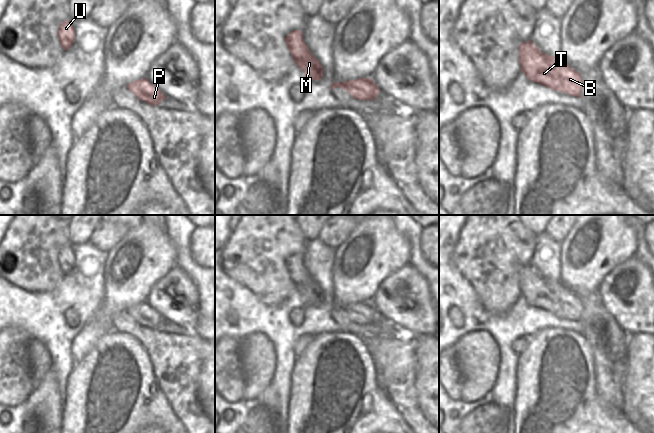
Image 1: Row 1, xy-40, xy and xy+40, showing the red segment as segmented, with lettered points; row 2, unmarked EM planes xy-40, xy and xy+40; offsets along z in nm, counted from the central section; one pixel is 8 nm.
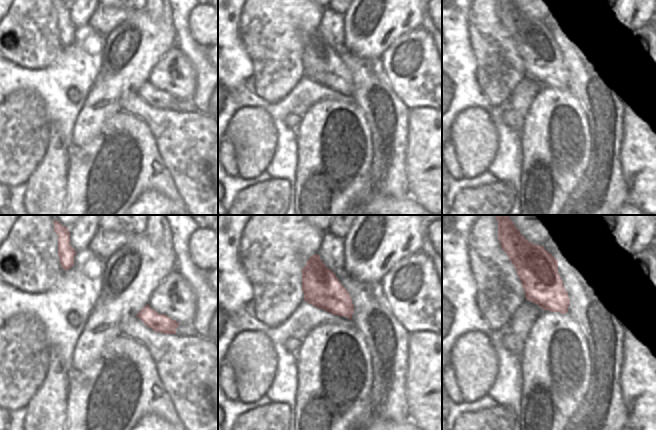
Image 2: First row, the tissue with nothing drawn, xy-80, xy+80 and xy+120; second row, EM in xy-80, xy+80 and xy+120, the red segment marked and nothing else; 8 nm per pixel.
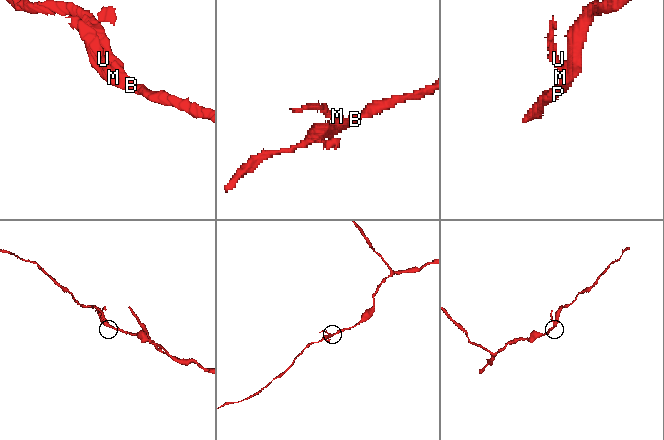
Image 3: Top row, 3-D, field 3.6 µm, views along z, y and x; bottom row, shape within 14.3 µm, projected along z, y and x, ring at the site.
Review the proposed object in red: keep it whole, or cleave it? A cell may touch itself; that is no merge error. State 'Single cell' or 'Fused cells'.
Single cell.

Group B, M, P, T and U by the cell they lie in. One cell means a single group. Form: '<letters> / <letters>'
B M P T U

